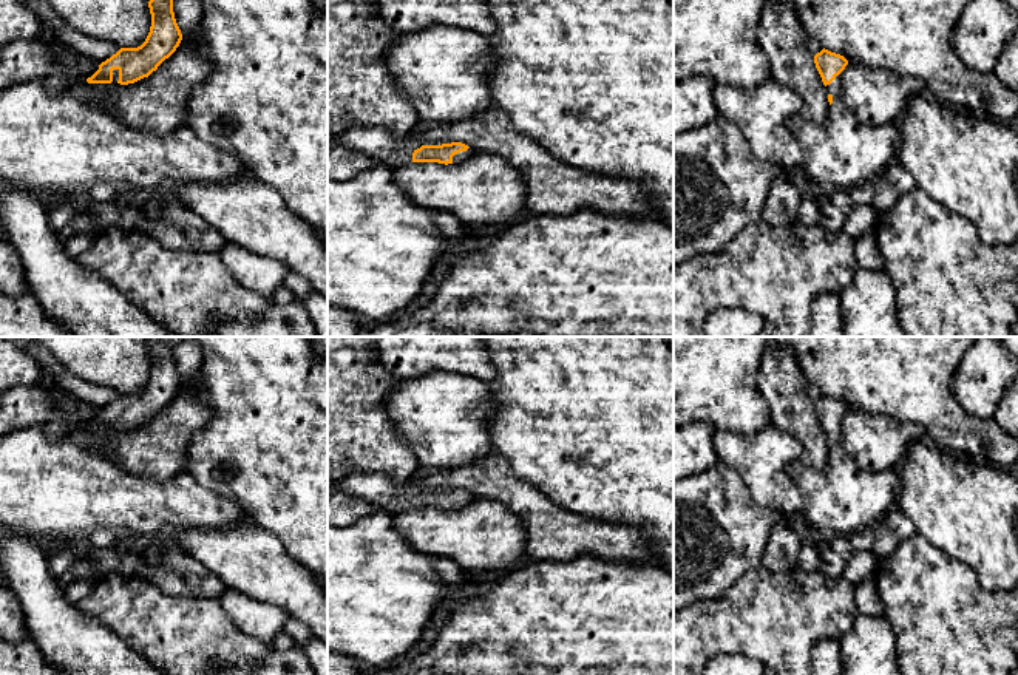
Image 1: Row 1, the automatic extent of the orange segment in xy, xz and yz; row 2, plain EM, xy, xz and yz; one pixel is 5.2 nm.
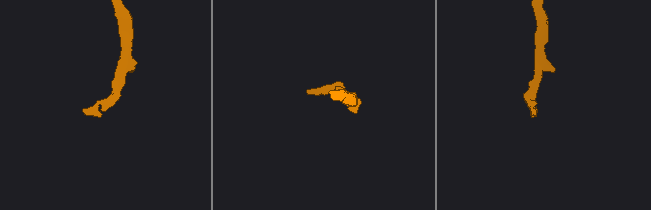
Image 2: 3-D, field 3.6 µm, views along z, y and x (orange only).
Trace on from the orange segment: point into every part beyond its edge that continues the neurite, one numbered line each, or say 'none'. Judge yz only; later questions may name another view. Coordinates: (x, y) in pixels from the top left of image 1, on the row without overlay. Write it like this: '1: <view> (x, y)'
1: yz (839, 499)

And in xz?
1: xz (462, 502)

